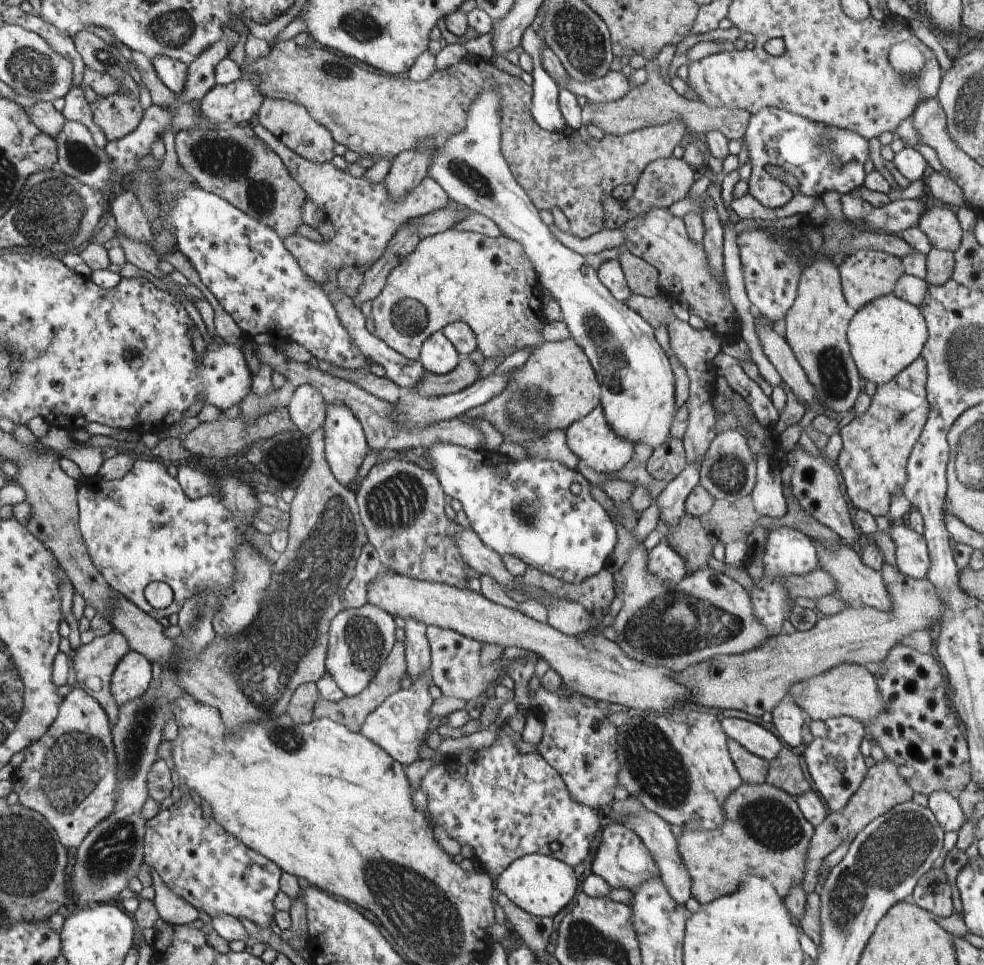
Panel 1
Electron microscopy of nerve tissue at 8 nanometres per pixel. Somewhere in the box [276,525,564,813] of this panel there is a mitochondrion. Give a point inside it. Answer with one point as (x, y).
(361, 643)

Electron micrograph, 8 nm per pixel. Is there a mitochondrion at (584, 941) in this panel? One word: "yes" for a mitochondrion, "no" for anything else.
yes

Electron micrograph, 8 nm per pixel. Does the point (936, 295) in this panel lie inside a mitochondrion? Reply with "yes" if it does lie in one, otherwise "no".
no

